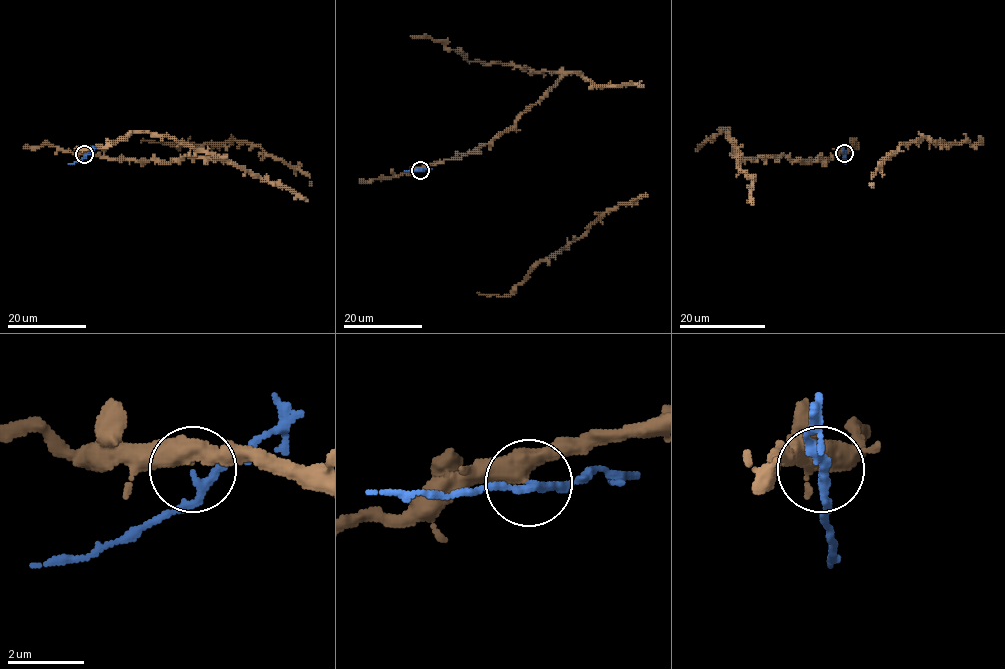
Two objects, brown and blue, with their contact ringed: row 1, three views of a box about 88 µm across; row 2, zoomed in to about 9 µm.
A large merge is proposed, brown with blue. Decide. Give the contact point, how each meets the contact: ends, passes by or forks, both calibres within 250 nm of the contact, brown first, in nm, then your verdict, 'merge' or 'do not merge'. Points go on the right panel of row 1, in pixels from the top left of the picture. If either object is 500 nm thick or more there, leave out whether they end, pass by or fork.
at (844, 153); brown passes by; blue passes by; 440 nm thick on the brown side, 160 nm on the other; do not merge

